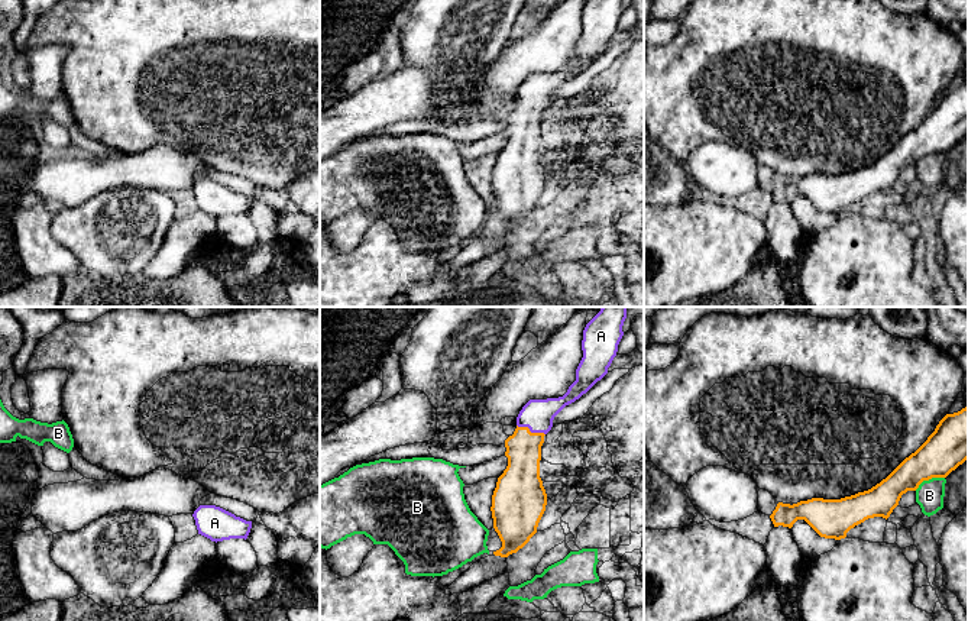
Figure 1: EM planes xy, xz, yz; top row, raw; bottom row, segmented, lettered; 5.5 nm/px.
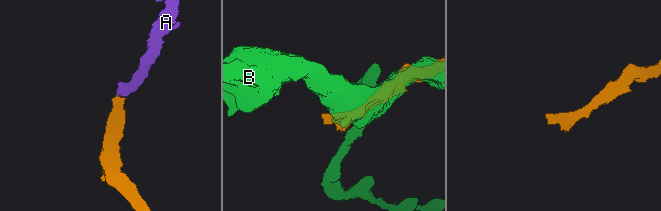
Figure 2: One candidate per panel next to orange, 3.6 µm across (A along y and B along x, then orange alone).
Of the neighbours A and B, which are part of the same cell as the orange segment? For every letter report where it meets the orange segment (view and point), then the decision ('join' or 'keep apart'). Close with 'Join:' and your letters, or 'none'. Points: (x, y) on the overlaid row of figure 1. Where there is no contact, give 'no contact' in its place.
A: xz (530, 432) | join
B: yz (929, 478) | keep apart
Join: A

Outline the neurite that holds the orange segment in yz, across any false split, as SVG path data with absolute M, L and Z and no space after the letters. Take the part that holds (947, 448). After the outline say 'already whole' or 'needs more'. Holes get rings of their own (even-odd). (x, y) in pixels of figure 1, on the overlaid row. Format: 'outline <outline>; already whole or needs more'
outline M968 405L958 413L946 414L927 440L906 457L886 479L868 491L841 499L812 498L797 504L778 502L770 515L774 527L791 528L797 520L804 520L820 537L841 540L855 525L868 518L888 518L903 494L916 491L923 481L946 478L968 459Z; already whole

